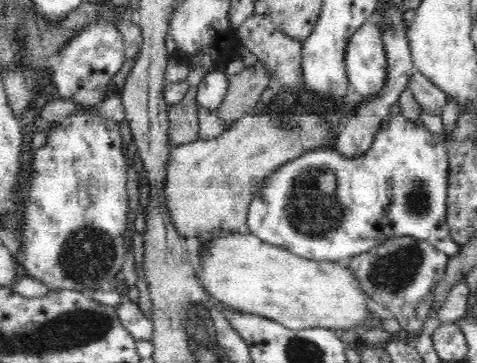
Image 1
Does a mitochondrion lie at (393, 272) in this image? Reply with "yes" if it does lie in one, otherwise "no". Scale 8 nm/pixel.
yes

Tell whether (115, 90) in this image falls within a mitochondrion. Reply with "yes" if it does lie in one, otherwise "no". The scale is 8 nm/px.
no

